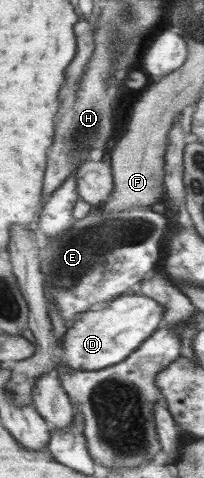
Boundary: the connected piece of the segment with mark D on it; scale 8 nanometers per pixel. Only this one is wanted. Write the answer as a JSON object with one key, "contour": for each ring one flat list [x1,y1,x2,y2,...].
{"contour":[[120,295,112,299,100,310,86,311,78,321,68,329,61,342,60,364,72,370,102,370,124,361,138,349,165,320,165,308,160,302,144,295]]}

